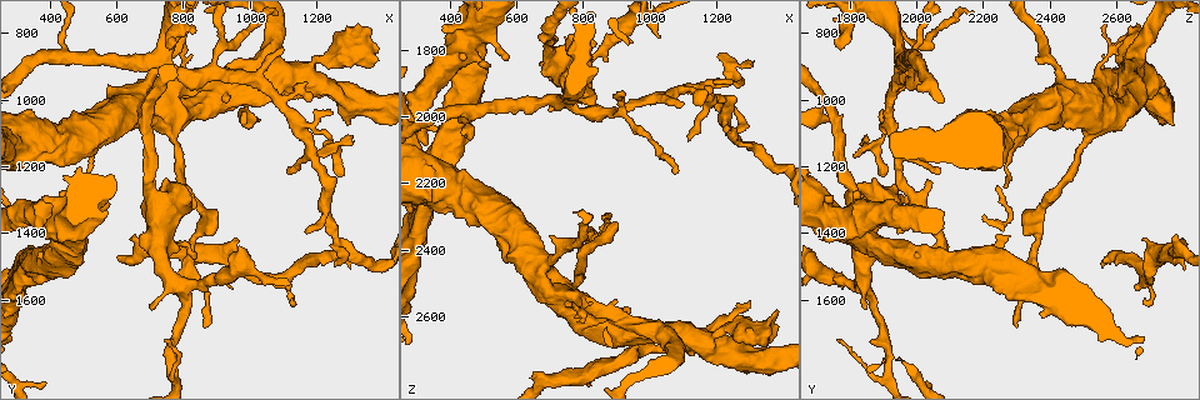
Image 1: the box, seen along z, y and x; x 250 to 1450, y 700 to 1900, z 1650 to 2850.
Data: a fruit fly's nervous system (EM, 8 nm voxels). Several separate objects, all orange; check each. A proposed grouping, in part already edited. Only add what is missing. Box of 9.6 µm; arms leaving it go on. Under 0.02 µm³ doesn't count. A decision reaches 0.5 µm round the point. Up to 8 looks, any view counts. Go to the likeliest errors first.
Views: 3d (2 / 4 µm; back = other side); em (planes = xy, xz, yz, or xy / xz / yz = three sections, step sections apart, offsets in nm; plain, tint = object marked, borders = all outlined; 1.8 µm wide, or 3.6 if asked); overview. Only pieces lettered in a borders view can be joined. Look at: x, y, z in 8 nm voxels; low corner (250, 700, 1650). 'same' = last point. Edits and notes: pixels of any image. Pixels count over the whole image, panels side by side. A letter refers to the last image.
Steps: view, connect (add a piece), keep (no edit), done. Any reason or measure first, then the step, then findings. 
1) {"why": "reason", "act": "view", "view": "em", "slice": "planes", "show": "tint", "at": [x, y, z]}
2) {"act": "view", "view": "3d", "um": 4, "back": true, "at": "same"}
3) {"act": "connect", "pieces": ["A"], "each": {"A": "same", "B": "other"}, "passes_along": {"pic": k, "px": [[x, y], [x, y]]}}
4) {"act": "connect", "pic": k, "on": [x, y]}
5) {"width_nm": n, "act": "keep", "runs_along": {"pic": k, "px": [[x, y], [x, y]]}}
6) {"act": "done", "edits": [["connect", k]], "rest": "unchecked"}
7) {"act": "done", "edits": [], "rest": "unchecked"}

{"why": "an open end", "act": "view", "view": "3d", "um": 4, "at": [1300, 1500, 2560]}

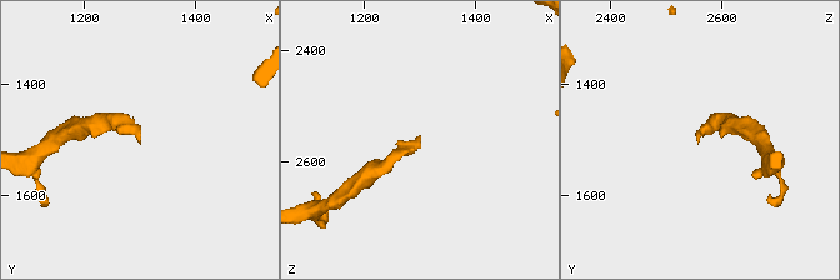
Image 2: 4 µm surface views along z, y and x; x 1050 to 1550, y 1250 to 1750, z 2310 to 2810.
{"act": "view", "view": "em", "slice": "planes", "show": "borders", "at": [1305, 1500, 2560]}

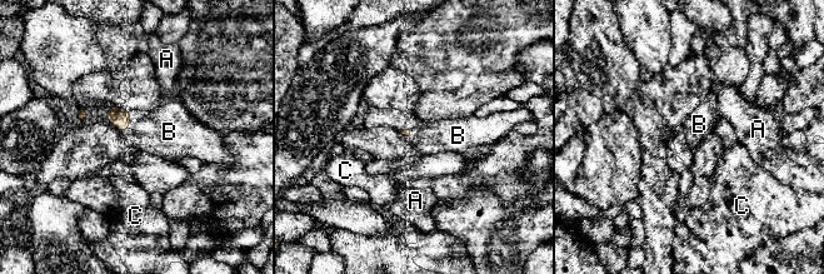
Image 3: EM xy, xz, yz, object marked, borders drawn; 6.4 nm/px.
{"longest_contact_nm": ["B", 150], "act": "connect", "pieces": ["B"], "each": {"A": "other", "B": "same", "C": "other"}, "found": "the neuron continues"}

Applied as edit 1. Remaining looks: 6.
{"why": "branch stops here", "act": "view", "view": "3d", "um": 2, "at": [1130, 1610, 2680]}

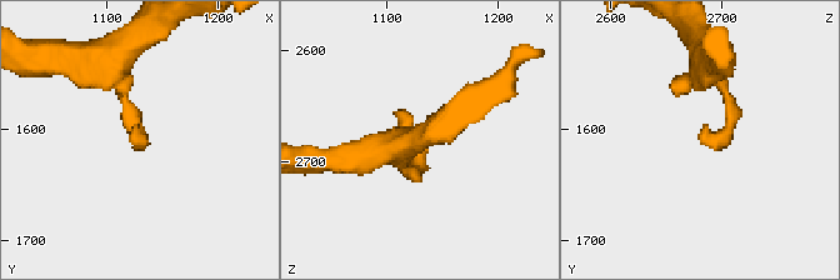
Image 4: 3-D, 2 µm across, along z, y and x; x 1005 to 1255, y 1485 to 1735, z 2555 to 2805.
{"act": "view", "view": "em", "slice": "planes", "show": "tint", "at": [1126, 1604, 2680]}

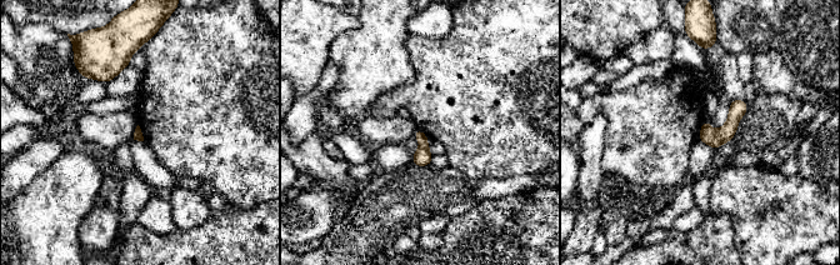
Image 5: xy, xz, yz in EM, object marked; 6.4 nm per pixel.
{"act": "view", "view": "em", "slice": "planes", "show": "borders", "at": "same"}

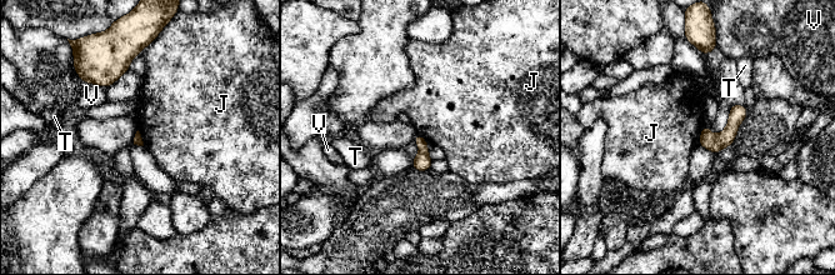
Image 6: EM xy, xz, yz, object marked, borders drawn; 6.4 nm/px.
{"act": "keep", "each": {"J": "other", "T": "other", "V": "other"}, "border": {"pic": 6, "px": [[705, 124], [698, 144]]}, "found": "no lettered piece goes on from it"}

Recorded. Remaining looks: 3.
{"why": "branch stops here", "act": "view", "view": "em", "slice": "planes", "show": "borders", "at": [960, 880, 2620]}

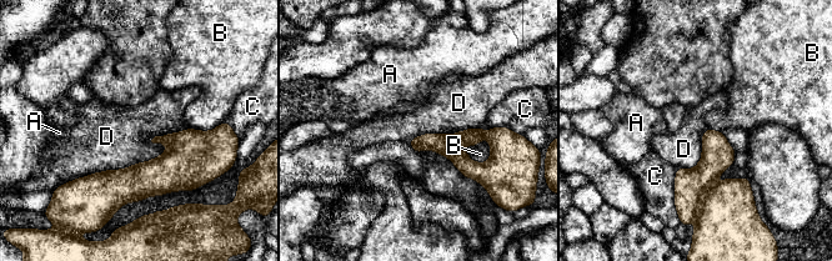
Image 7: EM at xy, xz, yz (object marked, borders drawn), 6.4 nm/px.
{"act": "keep", "each": {"A": "other", "B": "other", "C": "other", "D": "other"}, "found": "no lettered piece goes on from it"}

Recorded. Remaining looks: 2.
{"act": "done", "edits": [["connect", 3]], "rest": "unchecked"}

